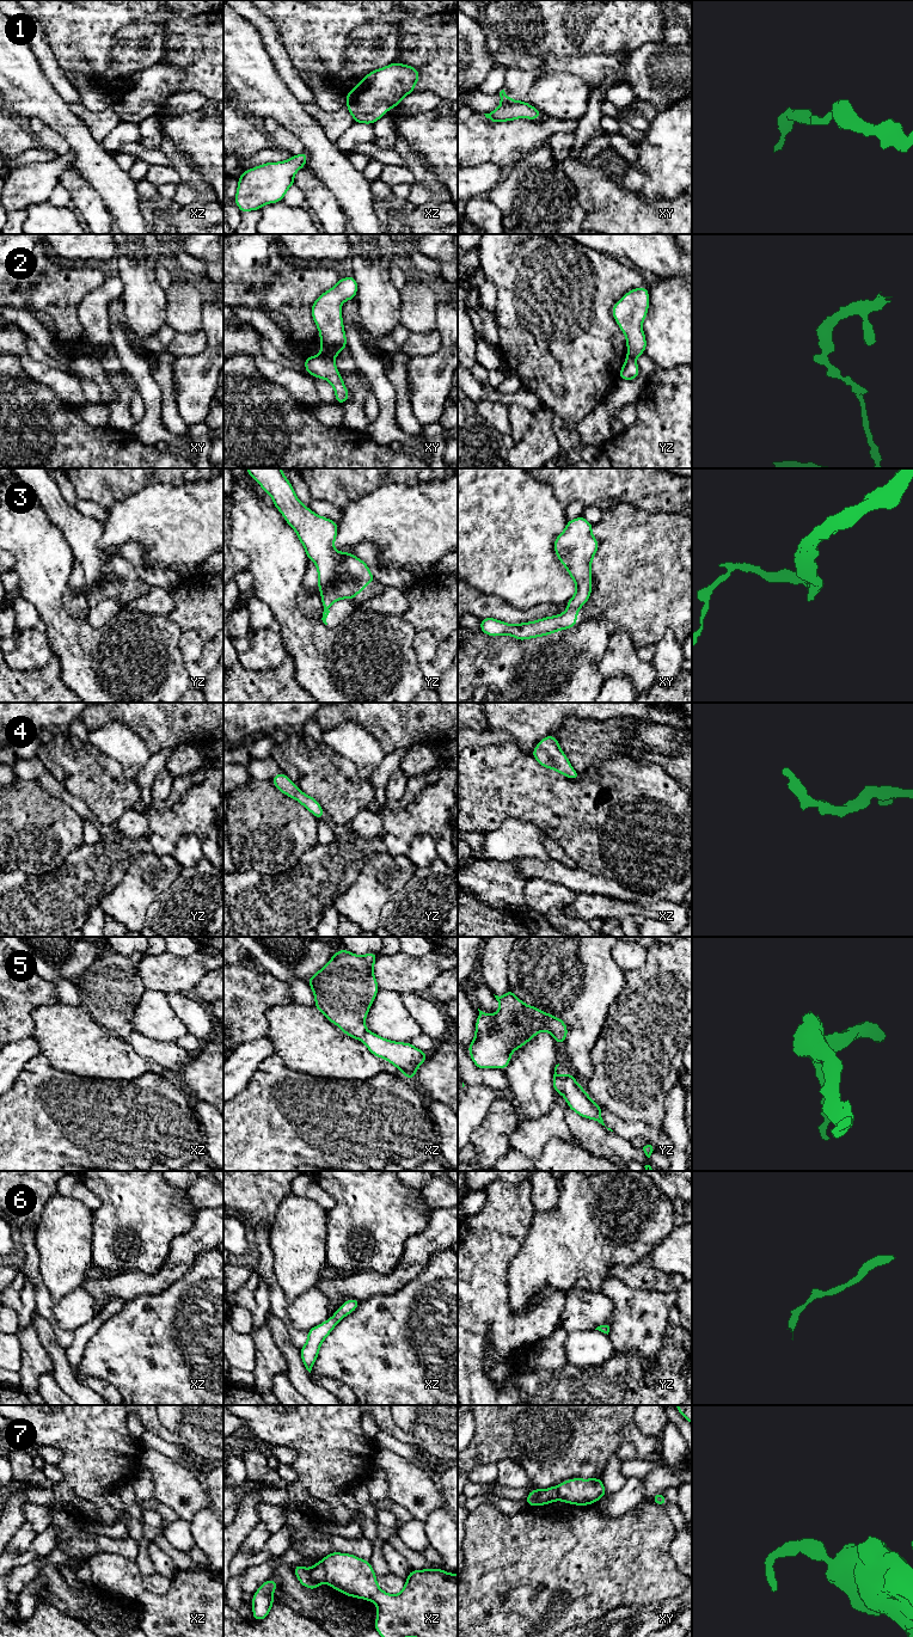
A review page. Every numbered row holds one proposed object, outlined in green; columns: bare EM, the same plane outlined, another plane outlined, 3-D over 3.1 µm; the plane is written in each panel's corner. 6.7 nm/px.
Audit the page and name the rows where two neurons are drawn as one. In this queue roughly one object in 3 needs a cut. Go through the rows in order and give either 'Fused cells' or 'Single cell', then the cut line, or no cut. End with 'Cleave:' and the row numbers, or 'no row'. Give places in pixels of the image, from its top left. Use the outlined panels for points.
1: Single cell. No split
2: Fused cells. Split along xy (320, 354), (332, 359)
3: Fused cells. Split along xy (569, 606), (578, 607)
4: Single cell. No split
5: Fused cells. Split along yz (553, 1016), (547, 1023), (552, 1035)
6: Single cell. No split
7: Fused cells. Split along xz (322, 1562), (325, 1569), (324, 1581)
Cleave: 2, 3, 5, 7

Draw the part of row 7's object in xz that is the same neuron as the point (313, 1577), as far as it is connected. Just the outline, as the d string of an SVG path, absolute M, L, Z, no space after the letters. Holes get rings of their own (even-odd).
M317 1562L311 1569L306 1569L301 1564L295 1565L294 1574L298 1577L299 1582L308 1589L318 1588L326 1577L323 1562Z

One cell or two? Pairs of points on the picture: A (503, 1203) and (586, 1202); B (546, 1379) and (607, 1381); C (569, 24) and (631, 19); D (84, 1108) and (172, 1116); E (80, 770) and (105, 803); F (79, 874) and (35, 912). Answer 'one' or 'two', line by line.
A: two
B: one
C: one
D: one
E: one
F: one

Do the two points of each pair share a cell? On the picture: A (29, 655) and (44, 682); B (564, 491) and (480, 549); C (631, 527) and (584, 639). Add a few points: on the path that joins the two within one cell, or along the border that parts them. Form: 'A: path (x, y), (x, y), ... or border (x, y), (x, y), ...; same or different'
A: border (53, 656), (42, 667), (30, 672), (12, 669); different
B: border (538, 480), (545, 482), (555, 497), (564, 507); different
C: border (577, 625), (588, 619), (600, 617), (610, 633); different

